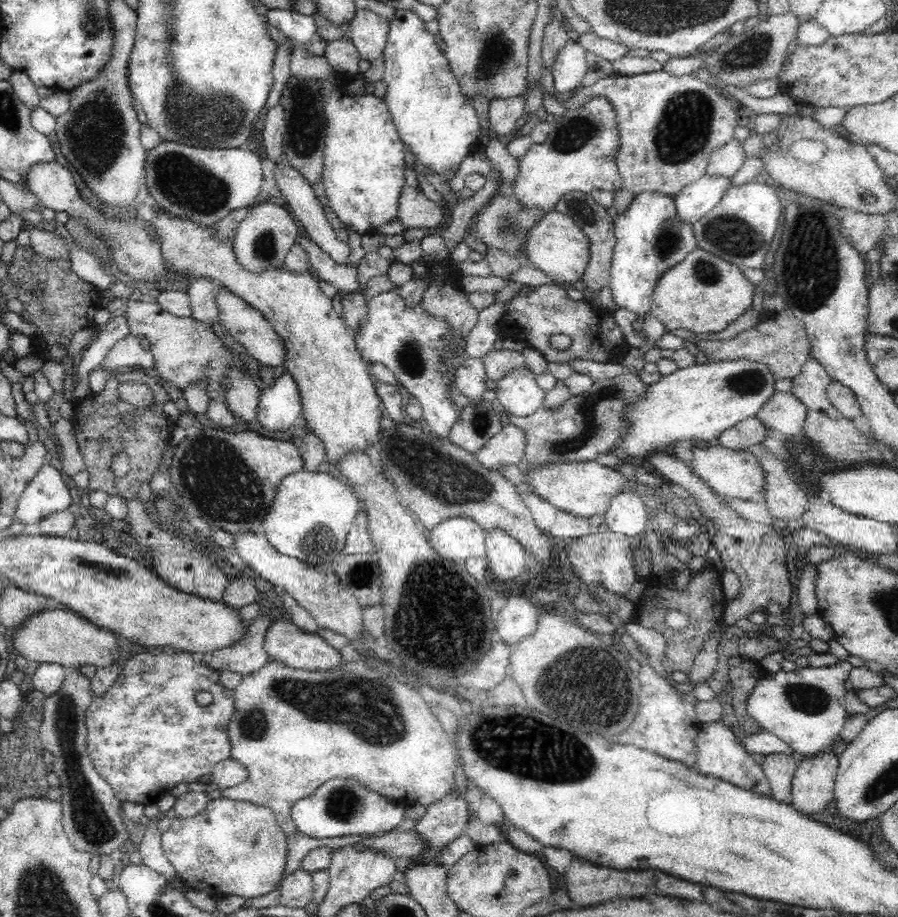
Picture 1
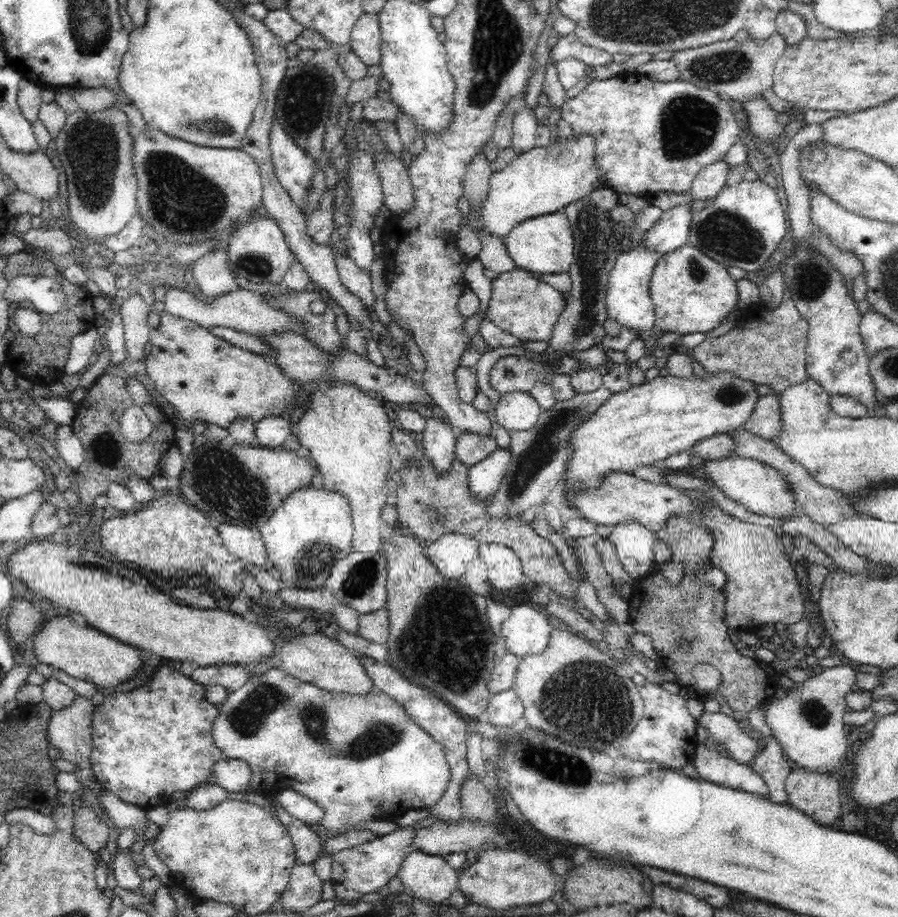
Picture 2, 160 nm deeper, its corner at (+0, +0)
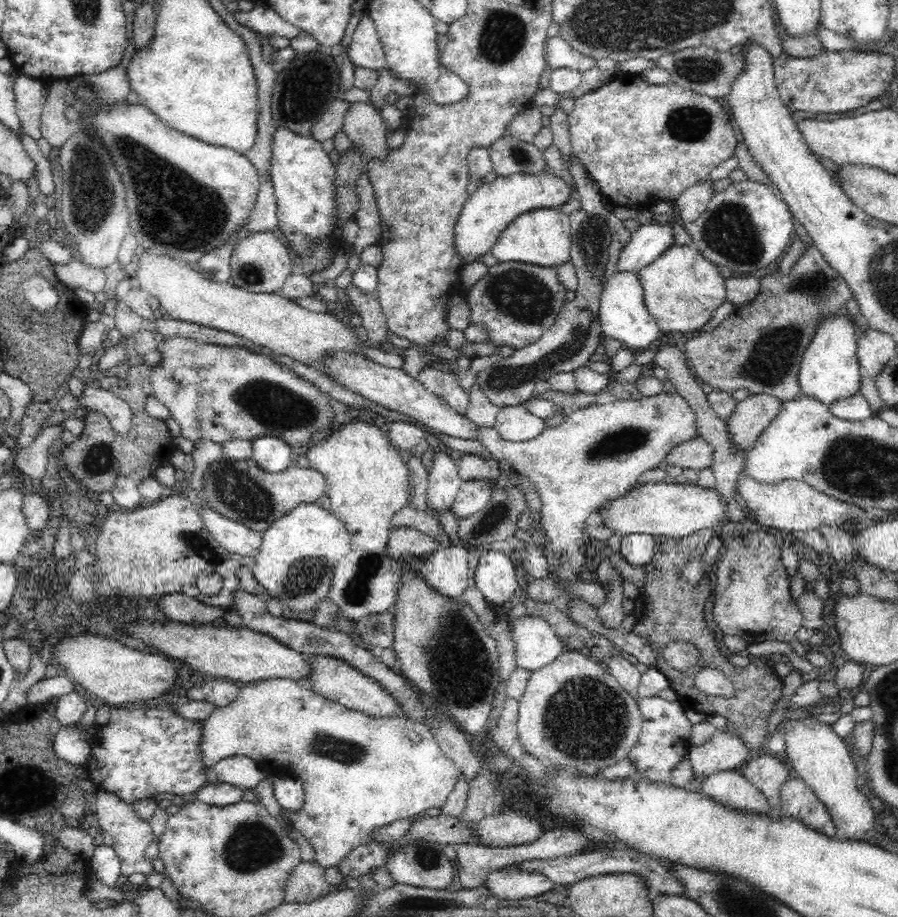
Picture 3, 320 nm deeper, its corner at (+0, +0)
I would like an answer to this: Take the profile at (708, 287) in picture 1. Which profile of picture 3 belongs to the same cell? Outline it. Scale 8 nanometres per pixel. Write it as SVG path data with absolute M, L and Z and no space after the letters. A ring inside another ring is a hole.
M668 246L654 262L642 268L638 281L648 313L657 322L663 337L675 332L701 330L714 310L725 302L725 277L716 265L693 246Z

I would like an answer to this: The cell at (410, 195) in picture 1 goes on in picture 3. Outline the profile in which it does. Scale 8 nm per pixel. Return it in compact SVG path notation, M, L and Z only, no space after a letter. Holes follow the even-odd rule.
M369 102L351 104L344 114L342 129L368 161L384 156L389 150L384 137L387 124Z

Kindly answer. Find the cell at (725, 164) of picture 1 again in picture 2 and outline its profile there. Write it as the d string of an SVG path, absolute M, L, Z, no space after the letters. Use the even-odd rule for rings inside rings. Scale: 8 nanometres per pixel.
M725 160L704 168L690 184L690 194L692 202L694 200L707 200L709 202L724 187L729 167Z

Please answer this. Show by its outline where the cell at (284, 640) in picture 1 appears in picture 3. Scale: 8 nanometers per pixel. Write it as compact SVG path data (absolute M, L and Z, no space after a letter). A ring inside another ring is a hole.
M326 656L309 658L311 675L307 685L320 696L350 710L360 711L370 718L402 717L401 705L377 680L366 676L365 673L361 673L358 669L336 658L327 658Z

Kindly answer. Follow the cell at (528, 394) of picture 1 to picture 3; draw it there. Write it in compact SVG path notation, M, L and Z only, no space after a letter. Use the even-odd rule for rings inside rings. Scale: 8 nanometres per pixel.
M522 405L501 408L494 428L504 441L513 443L532 440L545 429L544 421L531 415Z

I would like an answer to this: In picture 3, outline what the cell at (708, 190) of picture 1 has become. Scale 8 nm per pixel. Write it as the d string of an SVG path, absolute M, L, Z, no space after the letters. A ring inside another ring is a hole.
M668 223L640 225L639 228L630 235L630 241L621 248L616 261L616 273L636 273L642 268L654 262L668 246L672 246L674 238L672 237L672 228Z

